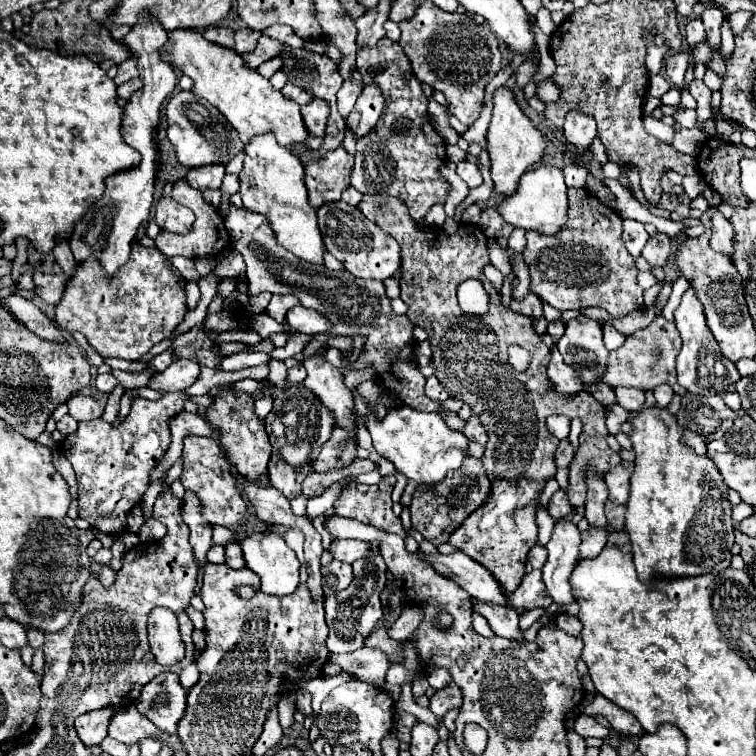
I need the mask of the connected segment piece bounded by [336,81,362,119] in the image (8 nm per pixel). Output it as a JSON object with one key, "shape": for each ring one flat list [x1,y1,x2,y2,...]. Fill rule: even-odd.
{"shape":[[344,81,342,89,338,91,338,95,336,95,336,97,338,97,338,111,340,111,340,115,342,115,344,119,350,115,352,107,354,107,358,95,360,95,360,91,362,91,362,87,356,85,354,81]]}

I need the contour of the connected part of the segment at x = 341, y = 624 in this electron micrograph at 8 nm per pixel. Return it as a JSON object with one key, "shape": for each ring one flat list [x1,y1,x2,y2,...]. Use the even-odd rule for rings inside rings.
{"shape":[[370,543,370,555,366,559,358,559,352,563,354,567,354,581,348,589,338,593,338,597,326,597,324,609,326,609,326,625,330,629,330,635,326,639,326,647,332,653,350,653,360,647,364,647,364,639,370,633,370,629,376,625,376,621,384,615,382,603,380,603,380,591,386,585,386,563,378,551,376,543]]}

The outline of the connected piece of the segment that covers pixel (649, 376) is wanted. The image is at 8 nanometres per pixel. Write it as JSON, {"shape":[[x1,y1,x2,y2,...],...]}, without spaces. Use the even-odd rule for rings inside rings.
{"shape":[[658,315,646,329,636,331,634,335,626,337,624,345,616,351,610,351,608,359,608,371,604,373,602,381,610,387,638,387,638,389,656,389,658,385,670,385,678,397,684,397,682,387,678,387,676,381,676,355,682,347,682,339,676,331,676,325,672,321,666,321,662,315]]}

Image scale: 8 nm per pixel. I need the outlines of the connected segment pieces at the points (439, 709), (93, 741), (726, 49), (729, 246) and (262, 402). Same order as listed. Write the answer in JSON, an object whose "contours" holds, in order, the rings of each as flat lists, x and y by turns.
{"contours":[[[452,681,430,697,430,711,436,717,442,717,446,711,460,707,460,705,462,705,462,691,458,691,458,685,454,685]],[[102,707,98,711,88,711,76,719,78,737,86,747,102,743,102,739,108,735,110,715,114,715,114,711,118,711,118,707]],[[726,17,724,23,722,23,722,45,720,45,724,59,728,57,728,53,732,51,732,47,734,47,734,35,732,35,732,31,730,31,730,21,728,21,728,17]],[[714,207,712,209,712,237,710,237,710,247,726,257,732,257,734,251,734,233,732,225,722,217,722,213]],[[268,395,262,397,262,399,256,399,256,409,254,409,254,413,258,415,260,421,266,419,266,415,270,413,270,409,272,409,272,399,270,399]]]}

